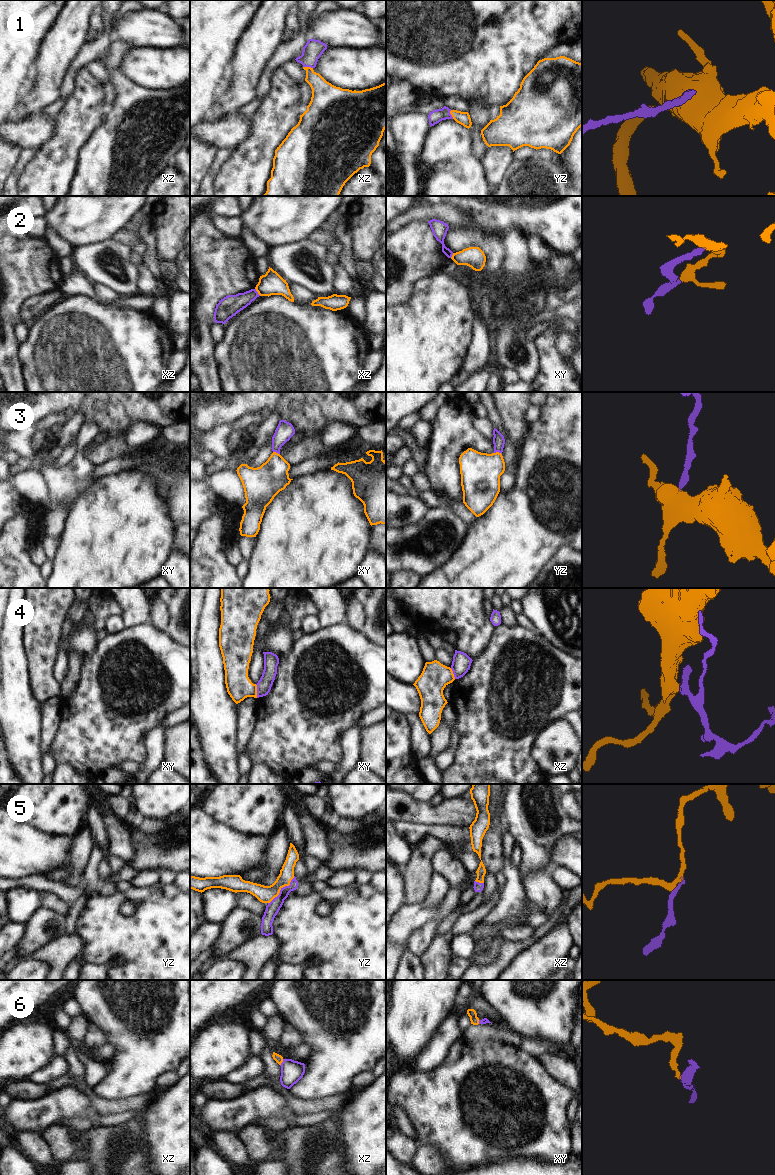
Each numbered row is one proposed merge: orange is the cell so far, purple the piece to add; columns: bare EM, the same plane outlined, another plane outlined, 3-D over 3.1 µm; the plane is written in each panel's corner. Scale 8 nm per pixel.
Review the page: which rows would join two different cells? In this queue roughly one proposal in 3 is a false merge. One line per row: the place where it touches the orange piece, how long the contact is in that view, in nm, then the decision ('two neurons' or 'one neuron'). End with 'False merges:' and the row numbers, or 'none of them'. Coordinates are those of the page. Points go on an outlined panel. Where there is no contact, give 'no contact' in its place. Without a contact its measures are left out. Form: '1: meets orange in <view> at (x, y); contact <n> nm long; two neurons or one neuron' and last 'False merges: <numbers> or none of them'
1: meets orange in xz at (308, 67); contact 80 nm long; one neuron
2: meets orange in xz at (257, 291); contact 80 nm long; two neurons
3: meets orange in yz at (498, 452); contact 70 nm long; one neuron
4: meets orange in xy at (256, 691); contact 110 nm long; two neurons
5: meets orange in yz at (280, 889); contact 300 nm long; one neuron
6: meets orange in xz at (282, 1061); contact 60 nm long; one neuron
False merges: 2, 4

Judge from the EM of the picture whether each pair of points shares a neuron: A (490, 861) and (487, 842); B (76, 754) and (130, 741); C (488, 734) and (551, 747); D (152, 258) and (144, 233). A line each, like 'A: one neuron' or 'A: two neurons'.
A: one neuron
B: one neuron
C: two neurons
D: one neuron

